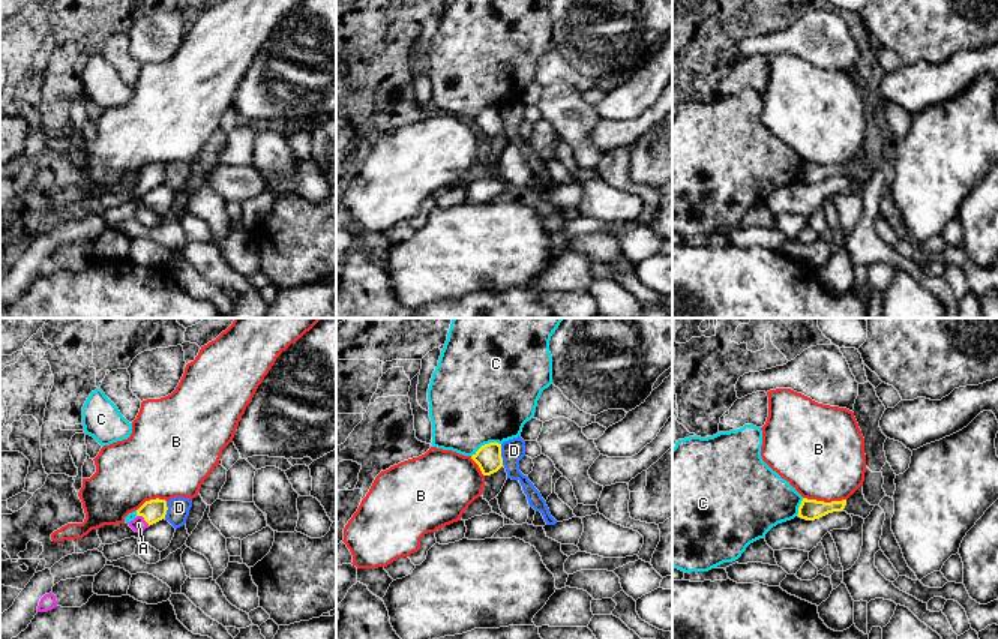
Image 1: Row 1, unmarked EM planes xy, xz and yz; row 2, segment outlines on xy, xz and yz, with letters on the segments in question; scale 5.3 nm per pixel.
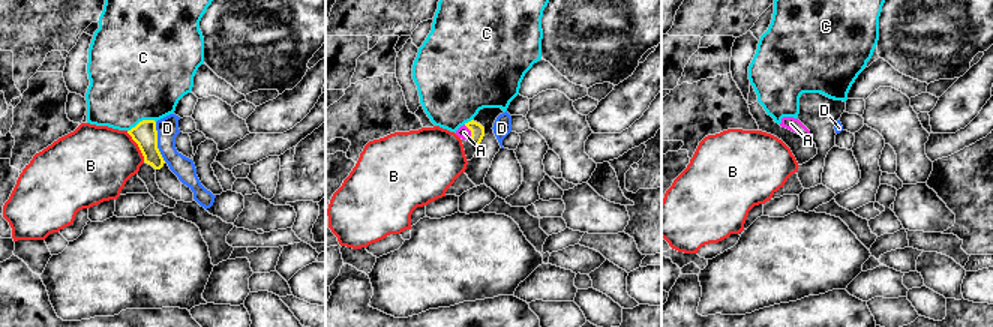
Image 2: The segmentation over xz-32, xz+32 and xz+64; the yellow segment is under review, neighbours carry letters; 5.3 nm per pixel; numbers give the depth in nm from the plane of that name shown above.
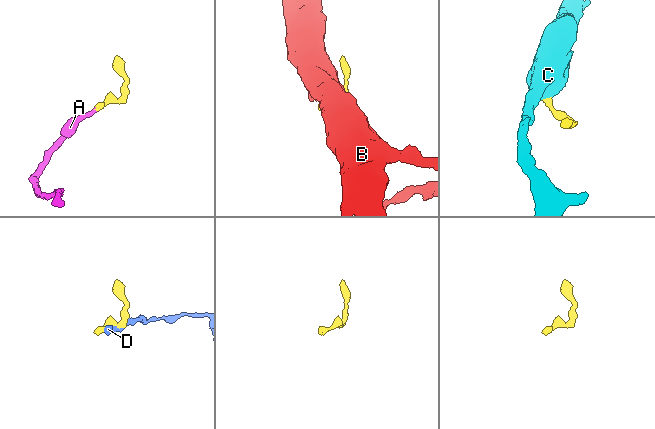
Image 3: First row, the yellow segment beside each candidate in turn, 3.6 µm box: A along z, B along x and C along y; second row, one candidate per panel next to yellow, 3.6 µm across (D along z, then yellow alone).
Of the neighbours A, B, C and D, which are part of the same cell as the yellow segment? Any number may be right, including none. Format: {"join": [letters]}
{"join": ["A"]}

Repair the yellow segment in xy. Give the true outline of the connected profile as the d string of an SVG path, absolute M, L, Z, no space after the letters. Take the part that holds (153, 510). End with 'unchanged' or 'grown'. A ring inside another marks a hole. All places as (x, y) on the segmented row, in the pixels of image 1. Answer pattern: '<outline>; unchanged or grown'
M156 498L156 500L146 501L137 510L137 518L128 524L135 532L141 532L150 525L165 519L167 510L168 507L165 500Z; grown

